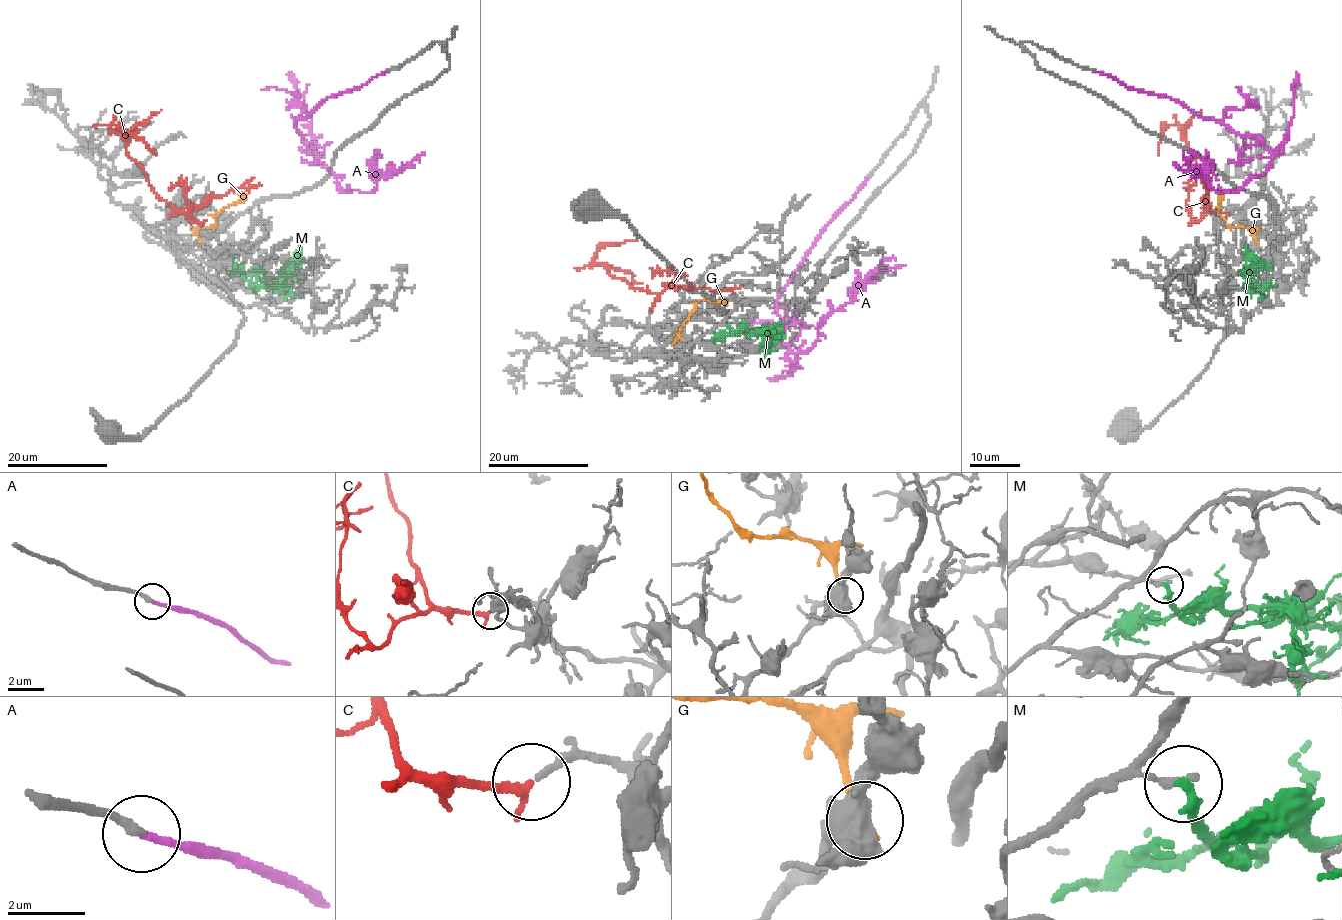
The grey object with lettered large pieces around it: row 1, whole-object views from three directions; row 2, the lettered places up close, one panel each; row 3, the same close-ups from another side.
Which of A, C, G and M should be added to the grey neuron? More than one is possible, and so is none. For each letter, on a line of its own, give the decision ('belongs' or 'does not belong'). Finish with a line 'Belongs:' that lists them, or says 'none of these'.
A: belongs
C: belongs
G: does not belong
M: does not belong
Belongs: A, C

